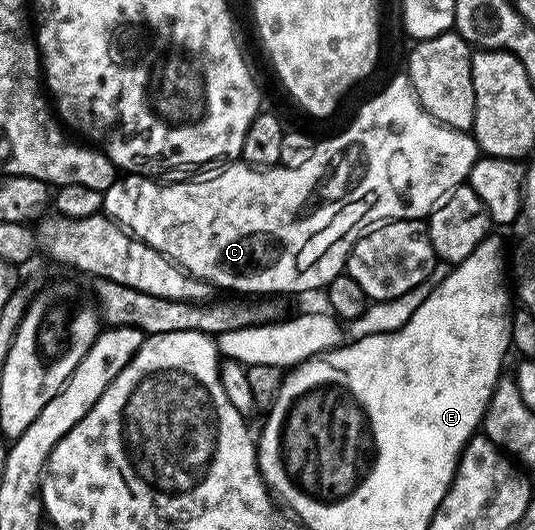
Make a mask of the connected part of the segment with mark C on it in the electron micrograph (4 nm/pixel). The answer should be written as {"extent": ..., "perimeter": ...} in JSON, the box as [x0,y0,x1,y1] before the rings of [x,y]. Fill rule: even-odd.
{"extent":[102,75,480,295],"perimeter":[[[399,75],[395,77],[383,90],[380,91],[376,97],[371,97],[363,106],[359,109],[359,114],[351,121],[351,126],[348,127],[344,133],[339,133],[336,137],[331,137],[328,141],[320,140],[316,144],[315,150],[313,151],[313,156],[307,160],[306,163],[301,163],[301,167],[285,167],[284,165],[278,164],[269,169],[257,169],[253,165],[246,163],[232,163],[230,165],[224,165],[222,169],[218,170],[214,175],[208,176],[206,179],[184,179],[182,181],[172,181],[170,183],[160,183],[158,180],[152,179],[150,177],[136,177],[134,175],[119,175],[116,176],[116,179],[108,189],[103,192],[103,207],[102,212],[106,216],[110,217],[111,220],[116,221],[118,225],[123,226],[126,232],[130,233],[131,236],[137,238],[138,241],[143,241],[149,247],[153,247],[157,252],[163,253],[167,256],[168,259],[175,262],[175,264],[181,266],[186,273],[191,273],[195,277],[200,277],[203,281],[208,281],[216,290],[219,289],[232,289],[232,294],[243,295],[239,293],[307,293],[310,289],[319,289],[322,290],[326,285],[329,284],[332,279],[339,276],[340,273],[344,272],[347,256],[350,255],[352,247],[356,245],[359,241],[359,238],[367,232],[368,229],[382,223],[385,221],[418,221],[420,219],[426,218],[430,214],[431,210],[443,200],[447,194],[451,193],[459,185],[466,182],[467,177],[471,173],[471,168],[473,163],[477,163],[480,159],[479,144],[475,141],[474,136],[470,132],[464,131],[462,129],[450,129],[447,125],[442,125],[439,121],[434,121],[433,118],[425,112],[421,107],[421,103],[415,98],[415,92],[411,89],[411,81],[407,78],[406,75]]]}

